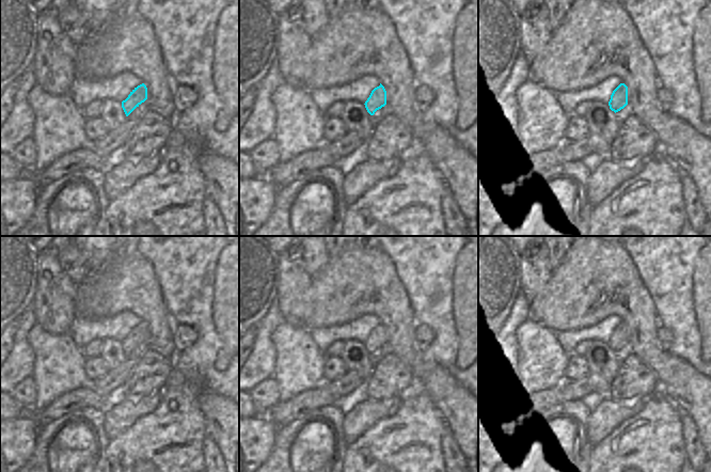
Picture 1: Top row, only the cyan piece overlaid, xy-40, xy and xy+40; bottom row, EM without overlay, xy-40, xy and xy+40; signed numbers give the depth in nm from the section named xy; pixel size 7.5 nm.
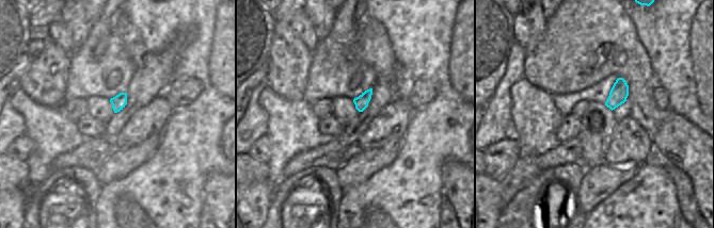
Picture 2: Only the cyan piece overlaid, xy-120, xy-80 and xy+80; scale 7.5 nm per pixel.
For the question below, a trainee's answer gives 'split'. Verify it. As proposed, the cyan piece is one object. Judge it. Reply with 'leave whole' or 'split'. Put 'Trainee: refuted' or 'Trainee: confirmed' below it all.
split
Trainee: confirmed

